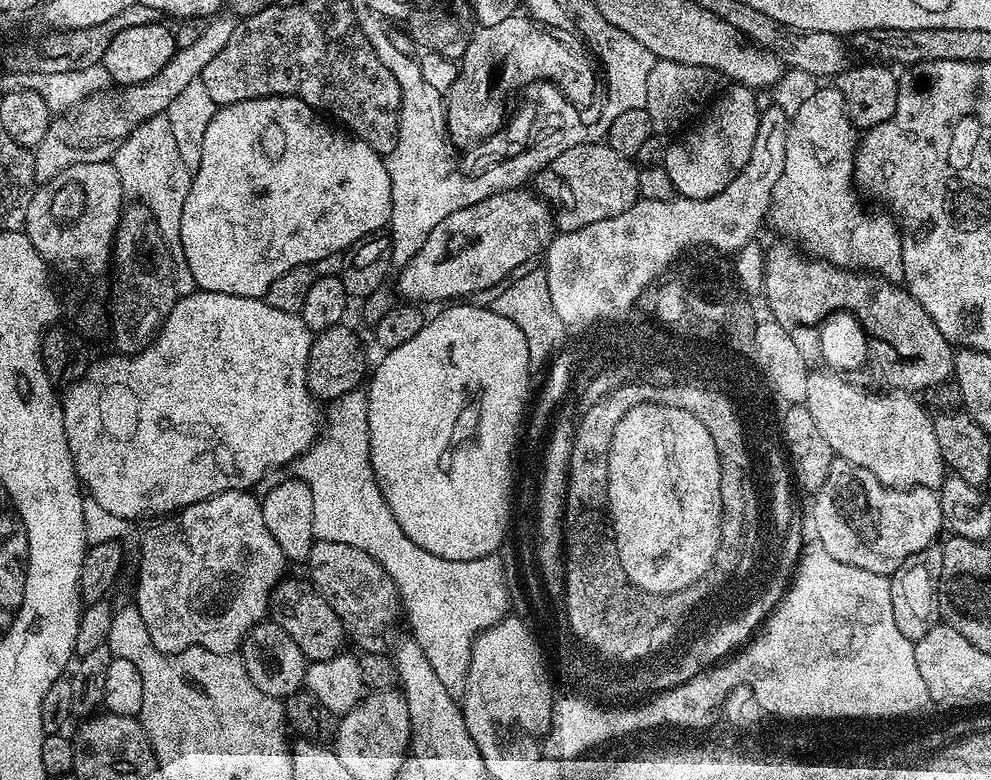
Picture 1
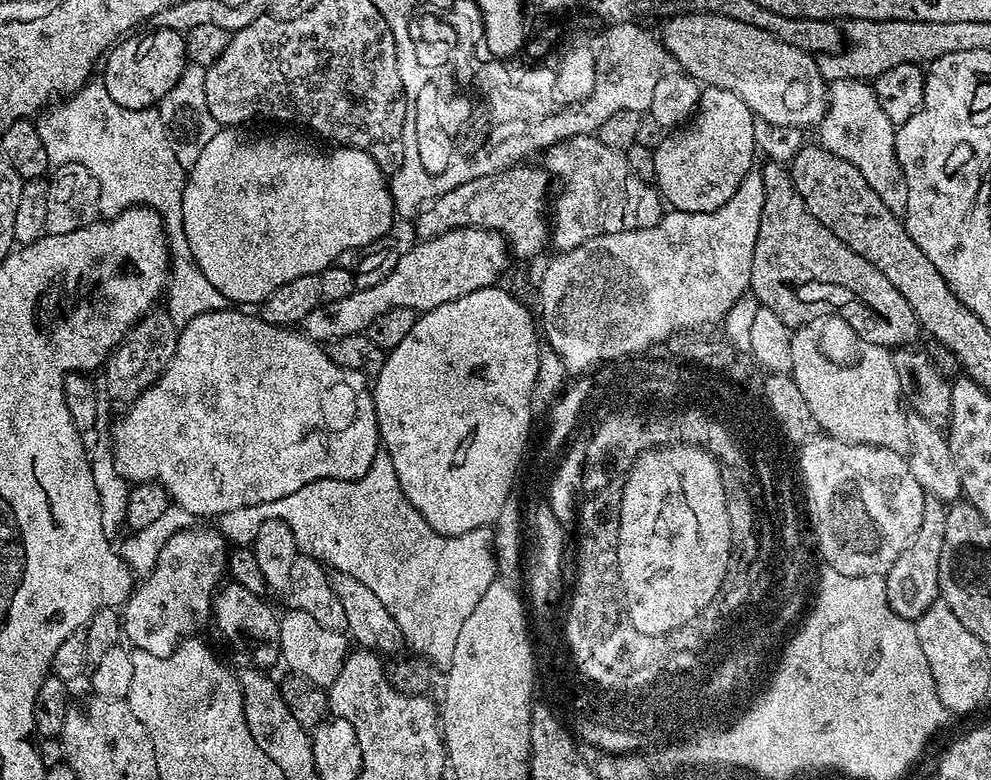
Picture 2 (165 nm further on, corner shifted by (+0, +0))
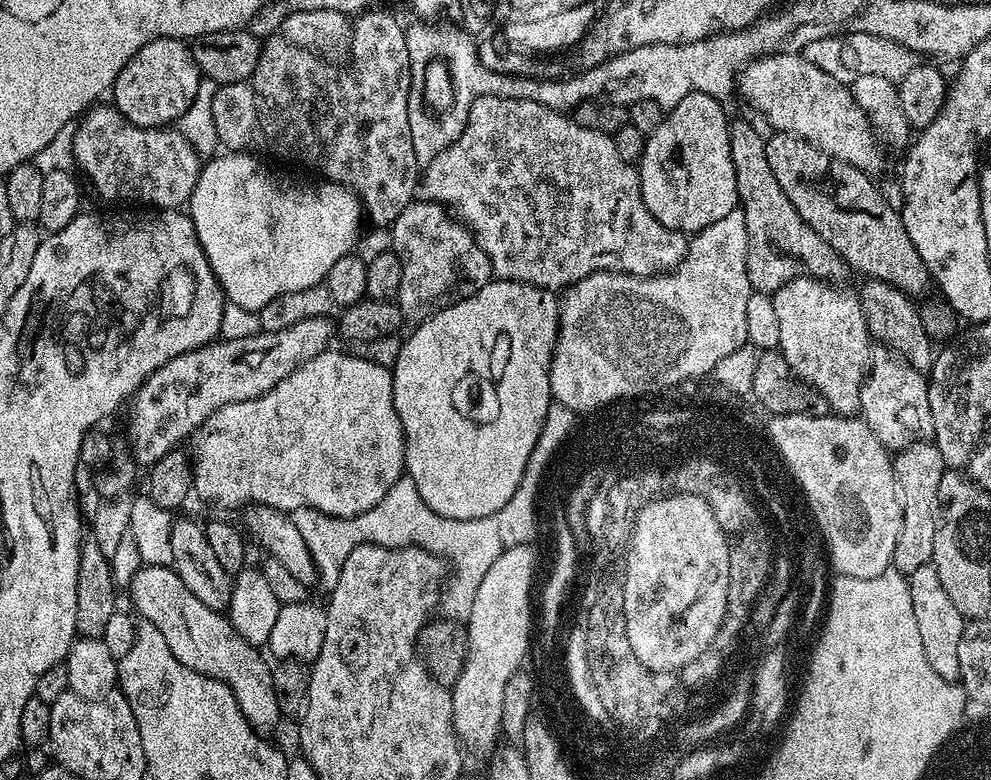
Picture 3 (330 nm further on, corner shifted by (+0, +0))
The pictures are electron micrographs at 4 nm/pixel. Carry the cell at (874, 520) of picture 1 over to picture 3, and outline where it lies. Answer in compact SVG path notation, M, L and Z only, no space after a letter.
M829 414L804 422L804 448L798 444L796 450L784 450L788 463L791 463L797 476L806 476L808 499L816 516L823 524L824 532L832 540L833 553L830 558L844 575L851 577L869 576L878 578L887 568L892 567L894 546L898 542L898 530L902 530L902 502L900 490L896 486L896 475L892 465L893 457L889 449L878 442L878 434L870 430L870 426L863 418L856 416L837 416Z

